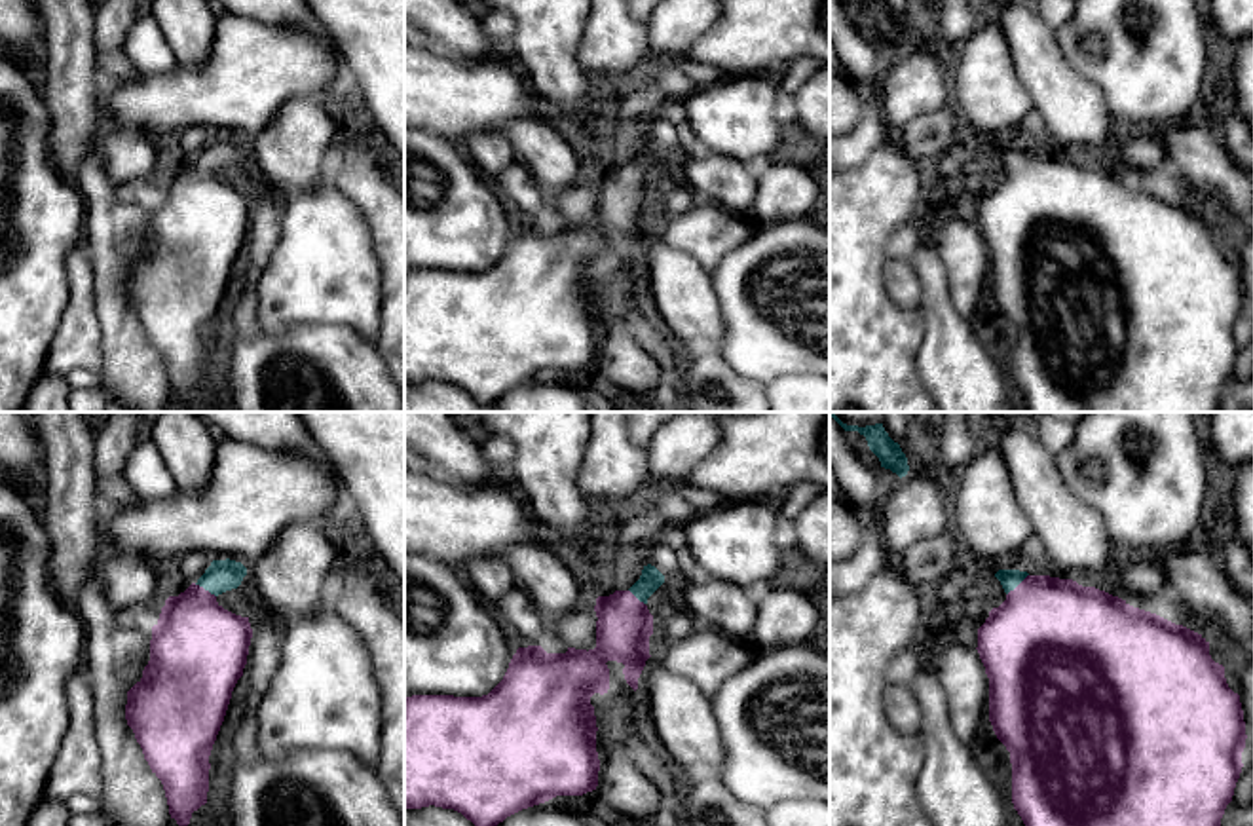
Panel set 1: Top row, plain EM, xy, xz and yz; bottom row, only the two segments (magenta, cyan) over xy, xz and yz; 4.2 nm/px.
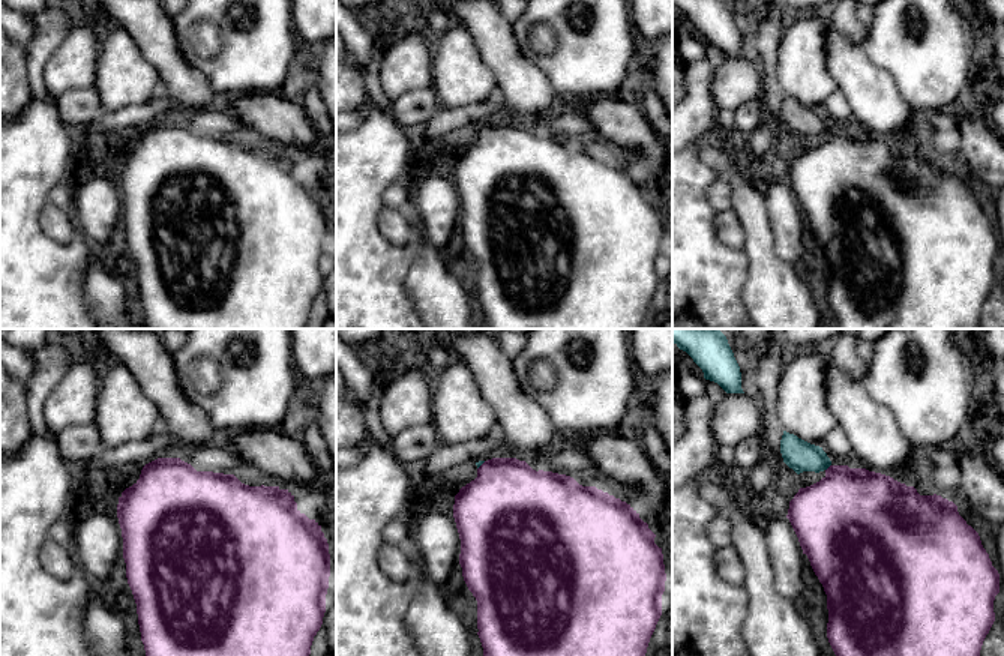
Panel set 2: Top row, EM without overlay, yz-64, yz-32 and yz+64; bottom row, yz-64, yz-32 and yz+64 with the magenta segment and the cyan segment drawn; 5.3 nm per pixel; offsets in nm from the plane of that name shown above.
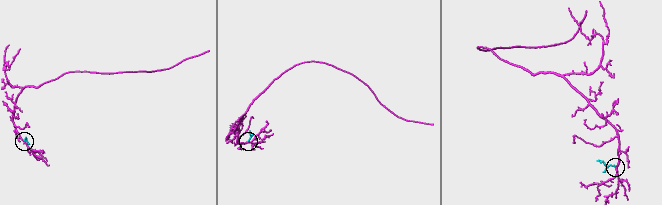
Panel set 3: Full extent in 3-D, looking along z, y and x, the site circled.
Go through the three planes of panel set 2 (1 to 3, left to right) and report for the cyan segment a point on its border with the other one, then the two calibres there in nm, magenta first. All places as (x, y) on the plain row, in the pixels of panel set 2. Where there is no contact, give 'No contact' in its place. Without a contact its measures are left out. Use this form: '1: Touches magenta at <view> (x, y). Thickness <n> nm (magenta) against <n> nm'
1: No contact
2: Touches magenta at yz-32 (480, 129). Thickness 440 nm (magenta) against 20 nm
3: Touches magenta at yz+64 (829, 131). Thickness 440 nm (magenta) against 160 nm

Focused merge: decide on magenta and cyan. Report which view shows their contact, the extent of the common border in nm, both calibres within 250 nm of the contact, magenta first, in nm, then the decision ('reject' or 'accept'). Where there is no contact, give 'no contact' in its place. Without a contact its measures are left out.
meets magenta in yz; contact 130 nm long; 480 nm thick on the magenta side, 80 nm on the other; accept

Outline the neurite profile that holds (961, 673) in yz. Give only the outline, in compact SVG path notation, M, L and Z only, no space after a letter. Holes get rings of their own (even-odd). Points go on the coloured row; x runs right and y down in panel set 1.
M955 642L942 646L934 672L957 739L972 746L989 716L989 678L978 649Z

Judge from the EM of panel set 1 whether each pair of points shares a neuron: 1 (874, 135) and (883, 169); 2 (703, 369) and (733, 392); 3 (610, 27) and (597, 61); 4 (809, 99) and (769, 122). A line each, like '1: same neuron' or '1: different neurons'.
1: different neurons
2: same neuron
3: same neuron
4: different neurons

